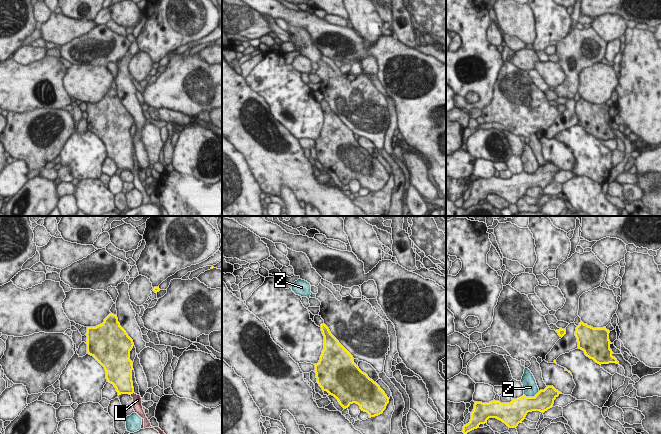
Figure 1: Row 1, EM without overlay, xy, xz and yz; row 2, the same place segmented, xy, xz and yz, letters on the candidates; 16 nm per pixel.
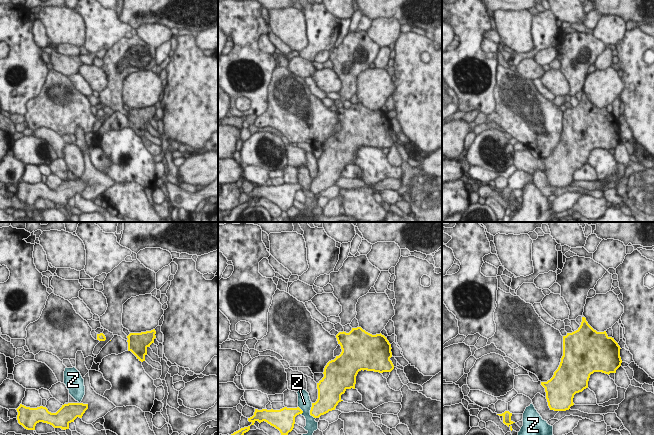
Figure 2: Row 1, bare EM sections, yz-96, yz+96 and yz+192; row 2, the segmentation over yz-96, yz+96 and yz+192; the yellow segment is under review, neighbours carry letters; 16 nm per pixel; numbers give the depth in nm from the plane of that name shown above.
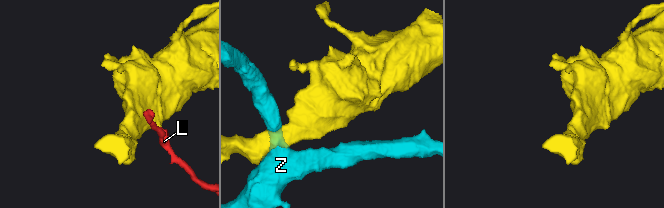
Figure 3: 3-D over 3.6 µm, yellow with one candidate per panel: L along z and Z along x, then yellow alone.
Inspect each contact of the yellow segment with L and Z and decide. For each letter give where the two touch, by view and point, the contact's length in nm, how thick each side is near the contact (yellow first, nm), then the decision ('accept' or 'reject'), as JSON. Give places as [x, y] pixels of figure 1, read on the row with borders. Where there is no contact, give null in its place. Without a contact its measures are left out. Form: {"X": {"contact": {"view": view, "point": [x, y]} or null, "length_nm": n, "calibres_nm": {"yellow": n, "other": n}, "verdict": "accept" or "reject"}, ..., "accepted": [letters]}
{"L": {"contact": {"view": "xy", "point": [131, 393]}, "length_nm": 70, "calibres_nm": {"yellow": 320, "other": 160}, "verdict": "accept"}, "Z": {"contact": {"view": "yz", "point": [531, 397]}, "length_nm": 260, "calibres_nm": {"yellow": 320, "other": 240}, "verdict": "reject"}, "accepted": ["L"]}

